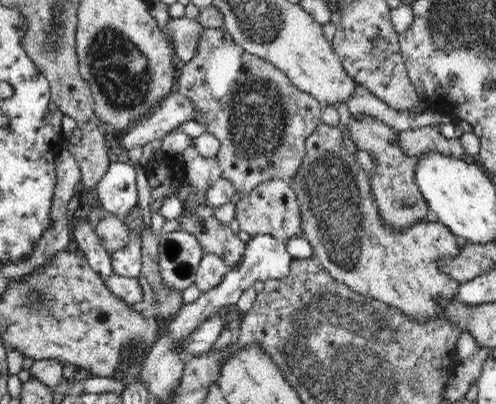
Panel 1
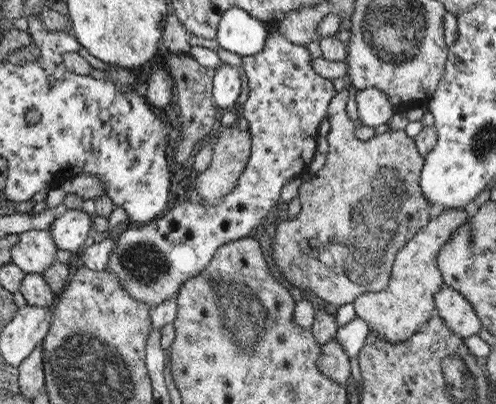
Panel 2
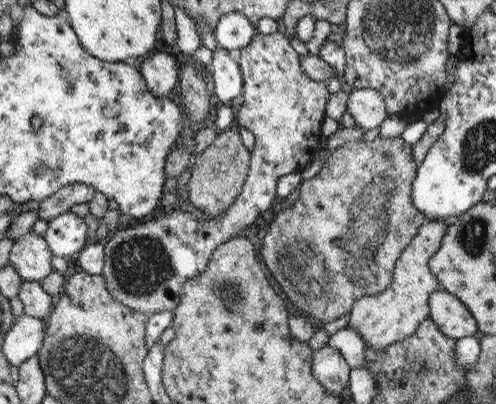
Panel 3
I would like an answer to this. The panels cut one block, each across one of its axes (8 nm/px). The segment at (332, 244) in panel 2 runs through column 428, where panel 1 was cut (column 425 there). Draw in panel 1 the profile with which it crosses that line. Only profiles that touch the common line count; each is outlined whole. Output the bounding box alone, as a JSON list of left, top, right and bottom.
[348,114,430,232]

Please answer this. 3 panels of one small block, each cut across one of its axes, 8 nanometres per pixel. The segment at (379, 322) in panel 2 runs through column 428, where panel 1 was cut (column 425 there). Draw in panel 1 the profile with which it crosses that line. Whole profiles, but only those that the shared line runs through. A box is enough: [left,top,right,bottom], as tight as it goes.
[290,122,462,322]

